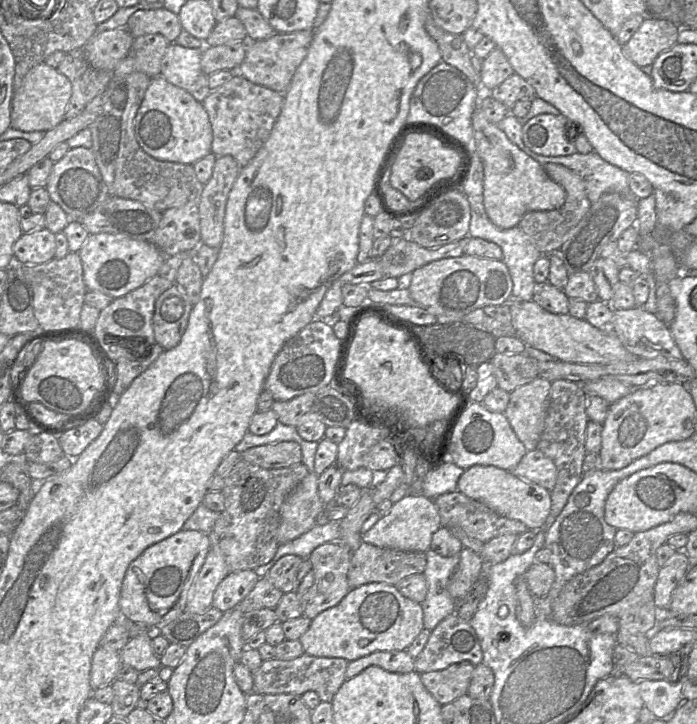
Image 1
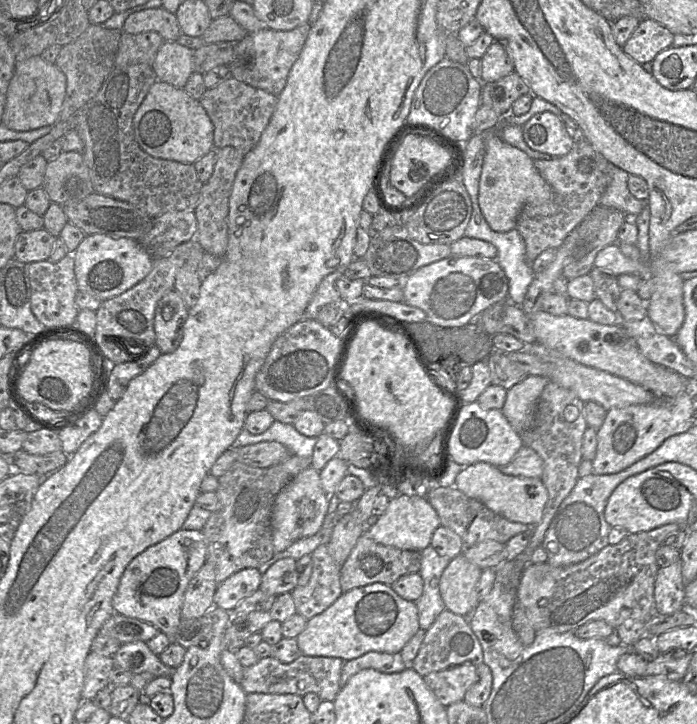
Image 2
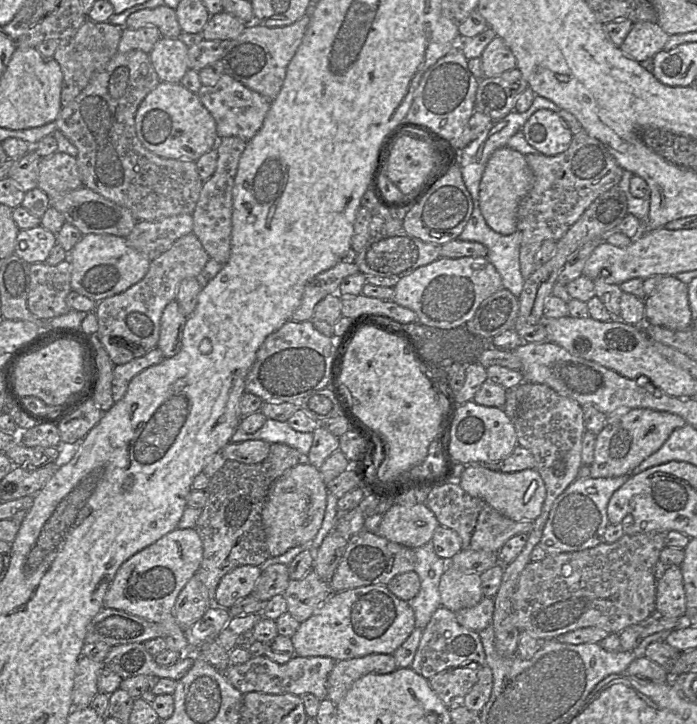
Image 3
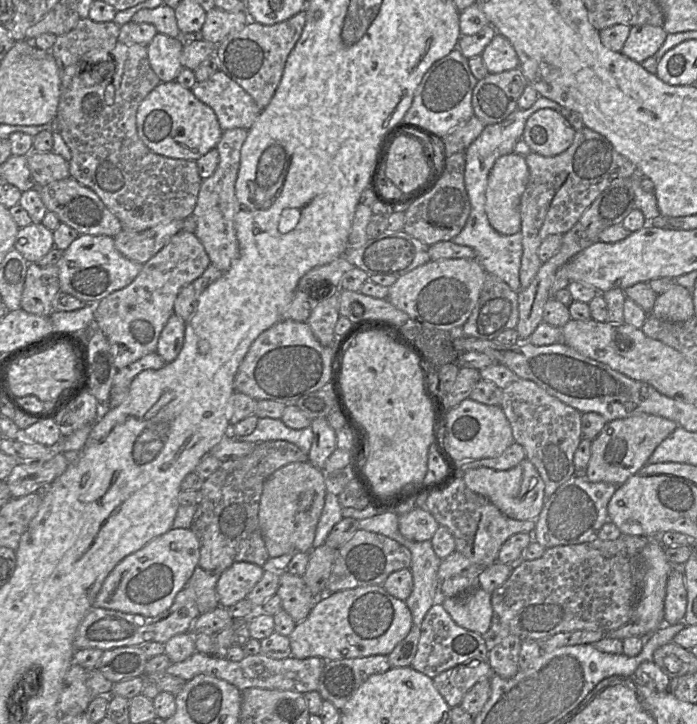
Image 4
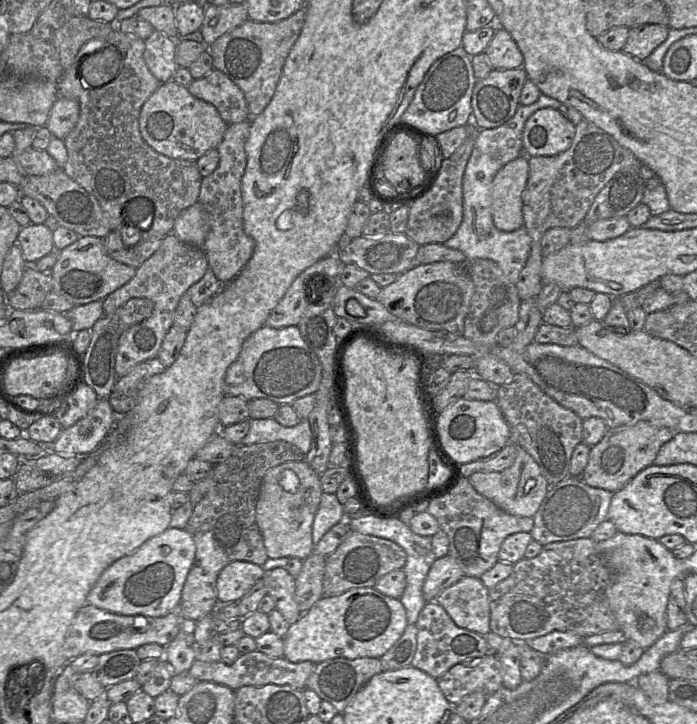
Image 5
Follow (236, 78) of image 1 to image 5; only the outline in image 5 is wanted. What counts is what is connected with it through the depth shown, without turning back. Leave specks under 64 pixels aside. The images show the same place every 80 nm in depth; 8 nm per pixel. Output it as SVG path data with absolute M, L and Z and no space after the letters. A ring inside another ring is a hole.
M219 70L193 79L187 90L195 98L213 105L228 125L251 119L242 90Z

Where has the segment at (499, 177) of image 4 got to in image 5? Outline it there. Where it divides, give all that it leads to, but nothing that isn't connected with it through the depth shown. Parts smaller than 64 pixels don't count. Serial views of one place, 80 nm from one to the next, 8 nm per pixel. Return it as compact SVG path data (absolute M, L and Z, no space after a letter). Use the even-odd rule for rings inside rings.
M521 155L505 164L491 186L492 218L495 227L512 232L524 225L522 193L529 178L528 157Z

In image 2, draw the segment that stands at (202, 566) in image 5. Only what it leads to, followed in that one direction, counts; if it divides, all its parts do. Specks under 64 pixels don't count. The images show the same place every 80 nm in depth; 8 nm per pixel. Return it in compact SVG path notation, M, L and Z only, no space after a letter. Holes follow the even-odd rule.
M291 455L286 461L268 468L256 468L234 461L218 478L218 508L211 512L201 532L205 536L206 561L215 570L217 584L244 568L259 568L275 554L271 514L277 495L300 472L311 466L312 458Z

